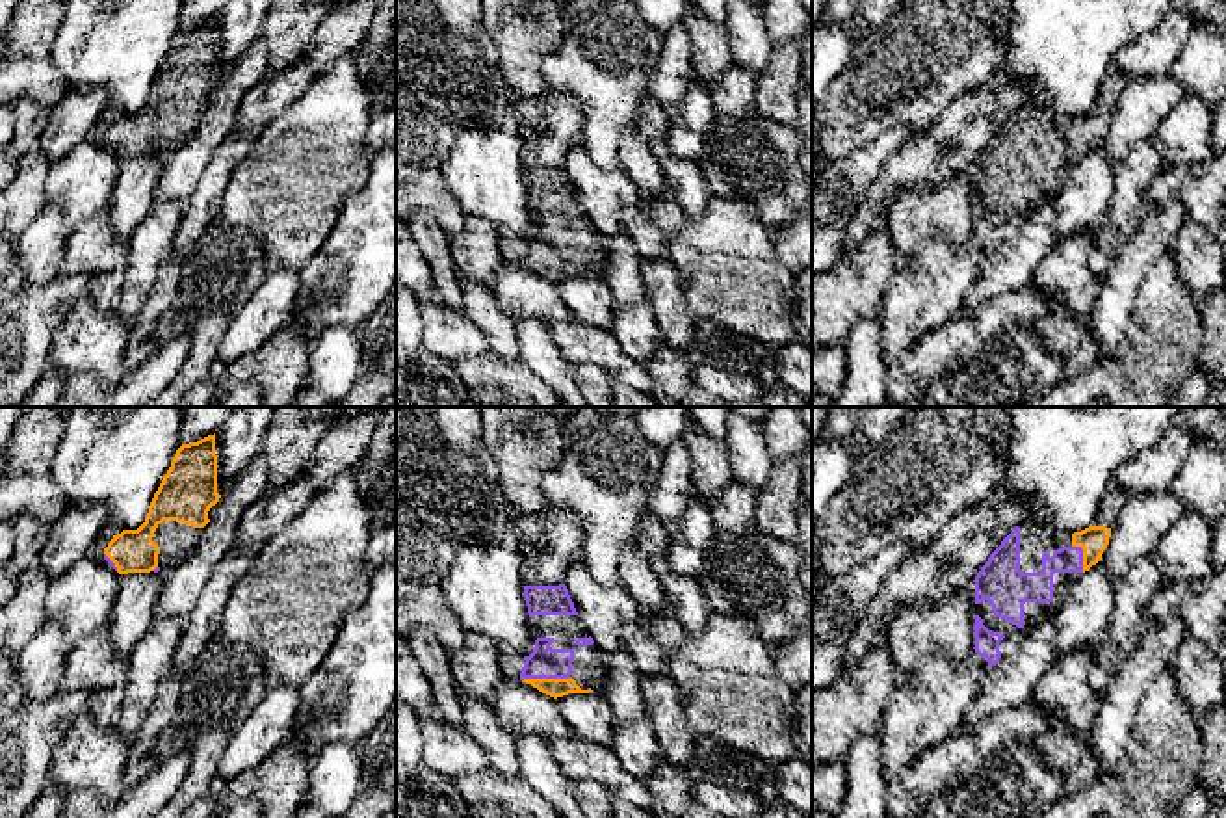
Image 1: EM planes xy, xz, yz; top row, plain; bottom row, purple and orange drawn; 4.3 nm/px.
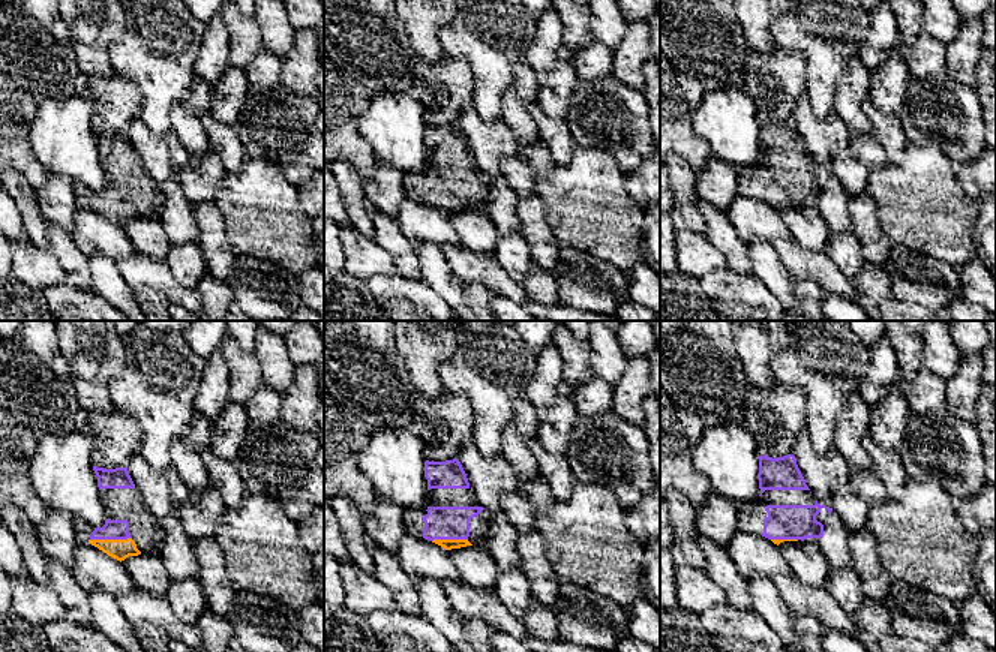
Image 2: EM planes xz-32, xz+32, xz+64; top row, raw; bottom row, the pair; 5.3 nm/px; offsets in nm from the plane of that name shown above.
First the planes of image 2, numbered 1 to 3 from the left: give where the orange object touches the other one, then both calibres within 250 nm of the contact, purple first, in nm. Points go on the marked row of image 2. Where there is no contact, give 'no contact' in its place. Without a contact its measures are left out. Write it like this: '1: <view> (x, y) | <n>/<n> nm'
1: xz-32 (110, 538) | 110/110 nm
2: xz+32 (449, 538) | 180/60 nm
3: xz+64 (785, 538) | 190/30 nm

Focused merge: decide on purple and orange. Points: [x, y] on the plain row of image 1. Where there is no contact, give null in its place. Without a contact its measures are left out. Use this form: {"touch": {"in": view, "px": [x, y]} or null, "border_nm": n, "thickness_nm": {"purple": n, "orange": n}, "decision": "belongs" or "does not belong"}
{"touch": {"in": "xz", "px": [547, 261]}, "border_nm": 220, "thickness_nm": {"purple": 140, "orange": 80}, "decision": "belongs"}

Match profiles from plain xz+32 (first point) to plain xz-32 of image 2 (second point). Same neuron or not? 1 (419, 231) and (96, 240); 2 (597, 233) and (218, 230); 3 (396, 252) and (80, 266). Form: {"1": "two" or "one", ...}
{"1": "one", "2": "two", "3": "one"}

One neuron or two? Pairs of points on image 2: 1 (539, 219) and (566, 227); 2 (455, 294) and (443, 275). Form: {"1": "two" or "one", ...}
{"1": "two", "2": "one"}

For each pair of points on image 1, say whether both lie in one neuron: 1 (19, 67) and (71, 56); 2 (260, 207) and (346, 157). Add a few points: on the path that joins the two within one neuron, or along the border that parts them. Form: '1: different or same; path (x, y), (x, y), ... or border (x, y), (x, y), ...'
1: different; border (62, 19), (52, 45), (52, 64), (69, 90)
2: same; path (281, 205), (299, 203), (326, 177)

